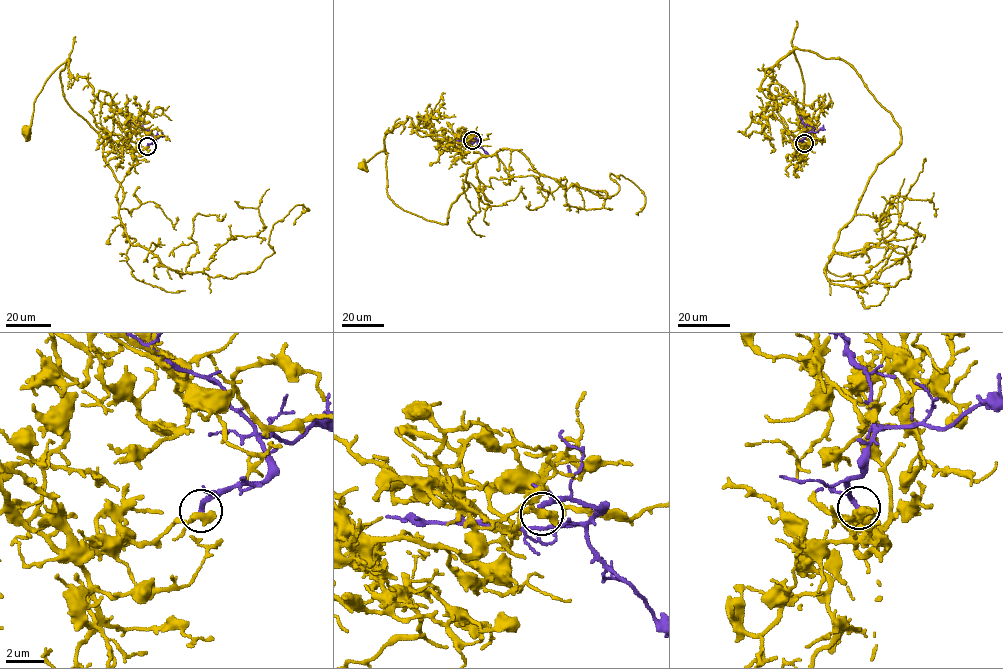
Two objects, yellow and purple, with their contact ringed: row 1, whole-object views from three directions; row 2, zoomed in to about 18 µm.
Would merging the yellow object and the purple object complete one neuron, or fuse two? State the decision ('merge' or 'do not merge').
do not merge

